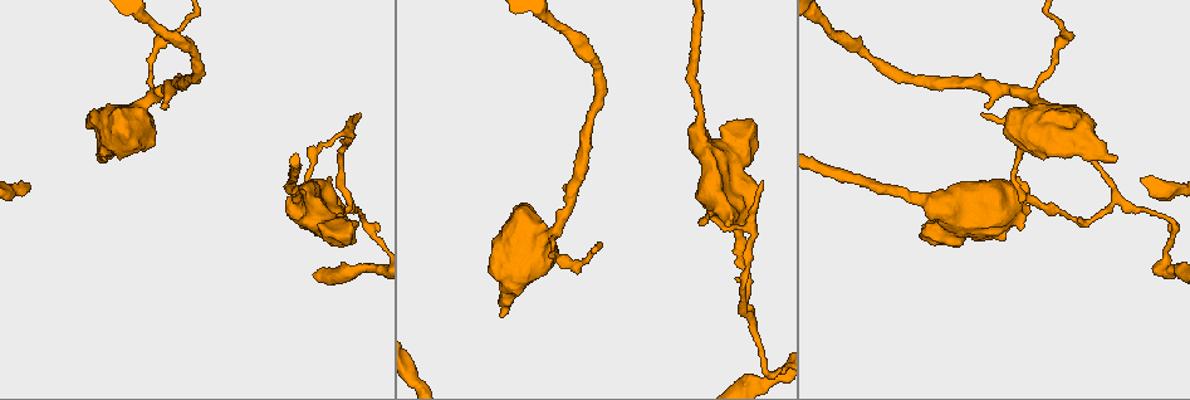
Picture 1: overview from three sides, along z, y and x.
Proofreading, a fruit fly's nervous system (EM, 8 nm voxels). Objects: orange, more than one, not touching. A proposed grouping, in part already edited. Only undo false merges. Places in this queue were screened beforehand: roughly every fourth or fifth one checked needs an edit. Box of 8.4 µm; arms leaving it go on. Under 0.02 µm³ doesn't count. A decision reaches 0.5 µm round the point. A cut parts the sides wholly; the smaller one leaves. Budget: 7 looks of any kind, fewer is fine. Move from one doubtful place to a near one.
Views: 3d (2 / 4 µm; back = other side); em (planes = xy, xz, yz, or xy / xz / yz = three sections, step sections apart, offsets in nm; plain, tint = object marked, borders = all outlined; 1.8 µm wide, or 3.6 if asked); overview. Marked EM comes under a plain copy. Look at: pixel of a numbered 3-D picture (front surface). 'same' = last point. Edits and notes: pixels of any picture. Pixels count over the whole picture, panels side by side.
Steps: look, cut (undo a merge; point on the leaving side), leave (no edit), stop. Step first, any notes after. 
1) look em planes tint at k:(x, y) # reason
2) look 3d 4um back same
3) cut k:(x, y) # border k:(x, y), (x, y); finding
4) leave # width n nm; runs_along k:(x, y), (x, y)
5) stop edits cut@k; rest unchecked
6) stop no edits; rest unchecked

look 3d 4um at 1:(1053, 65) # thin neck

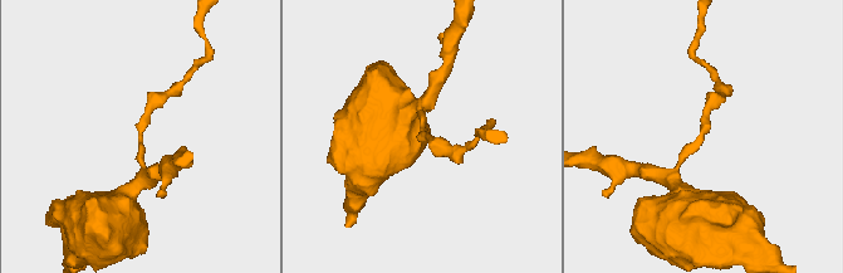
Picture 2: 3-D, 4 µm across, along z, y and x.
look em xz step 4 tint at 2:(423, 133) # now the EM

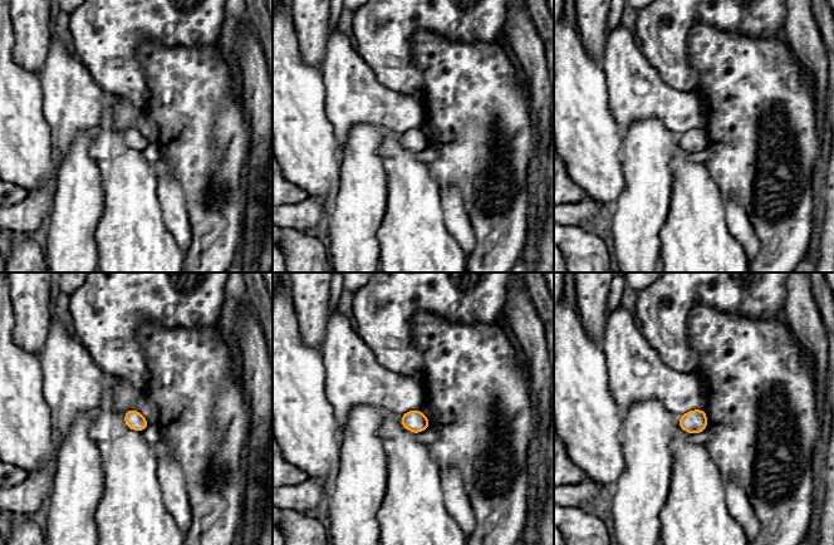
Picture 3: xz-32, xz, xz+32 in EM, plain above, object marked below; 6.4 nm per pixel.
look em planes tint same # another direction

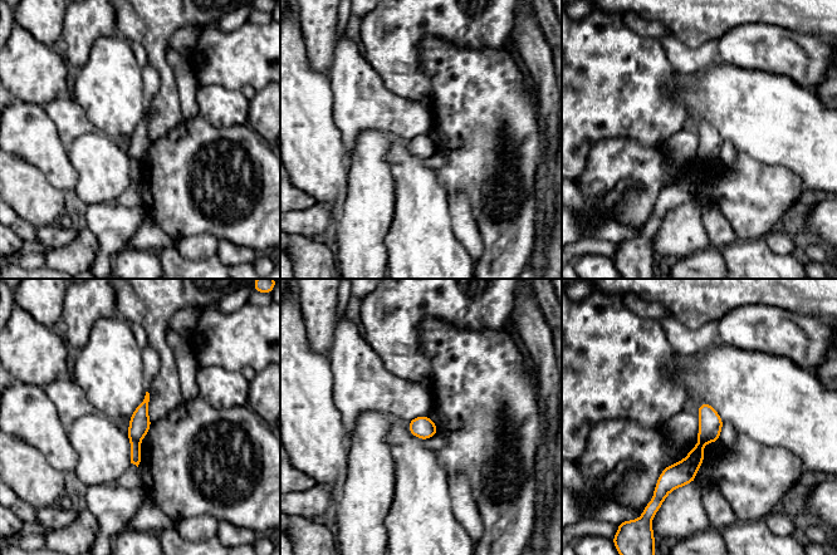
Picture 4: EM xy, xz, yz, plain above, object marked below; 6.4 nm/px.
cut 4:(140, 423) # width 130 nm; border 4:(131, 440), (138, 442); a second neuron is stuck on

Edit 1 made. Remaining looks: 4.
look em xz step 16 tint at 1:(1174, 224) # sharp bend

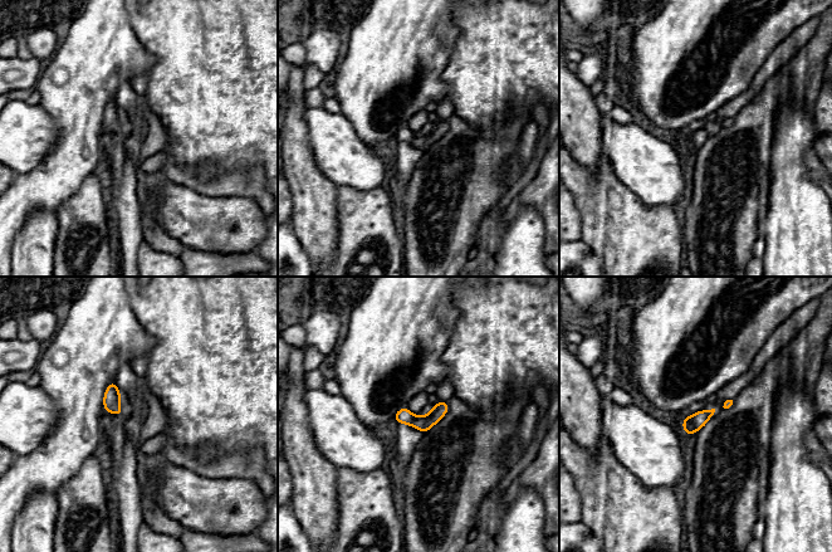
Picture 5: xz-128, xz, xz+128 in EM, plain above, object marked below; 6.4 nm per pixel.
look em planes borders same # cut it another way

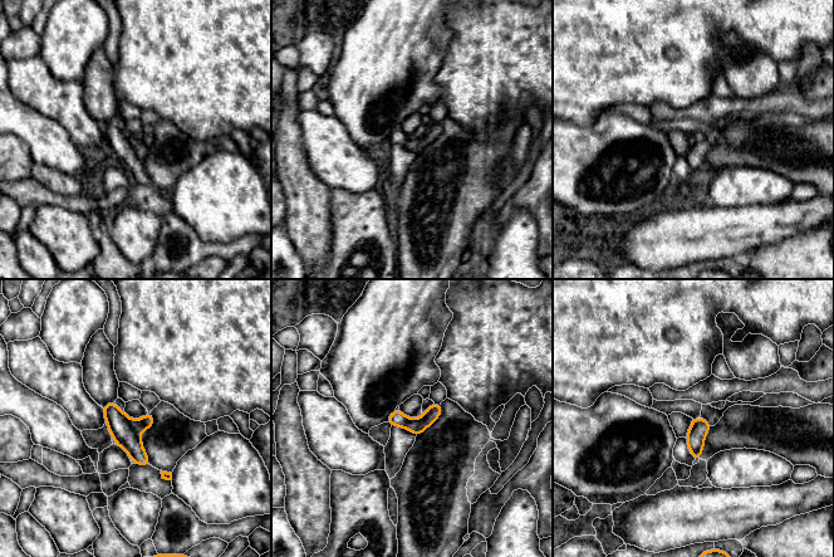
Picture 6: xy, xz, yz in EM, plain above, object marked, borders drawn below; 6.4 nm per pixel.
leave # width 100 nm; runs_along 6:(438, 409), (422, 423), (391, 420); one neuron here

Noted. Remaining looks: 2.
stop edits cut@4; rest unchecked

